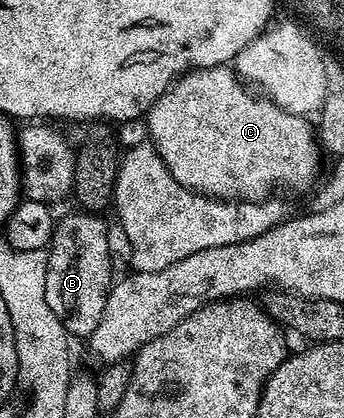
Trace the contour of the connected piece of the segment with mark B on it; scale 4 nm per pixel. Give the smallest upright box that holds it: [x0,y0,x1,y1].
[44,210,115,338]

